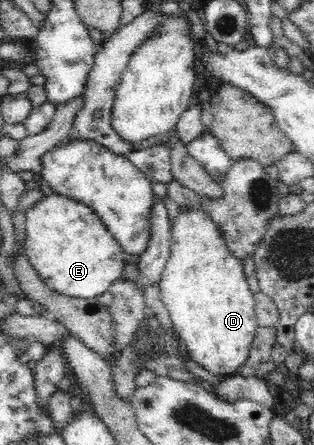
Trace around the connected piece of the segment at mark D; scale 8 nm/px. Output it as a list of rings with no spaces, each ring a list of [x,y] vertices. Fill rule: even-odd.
[[[180,206],[180,214],[171,221],[171,254],[159,281],[161,300],[170,312],[174,331],[179,334],[189,358],[222,380],[236,375],[246,362],[259,328],[255,316],[255,294],[250,290],[243,262],[228,251],[223,232],[201,210]]]

